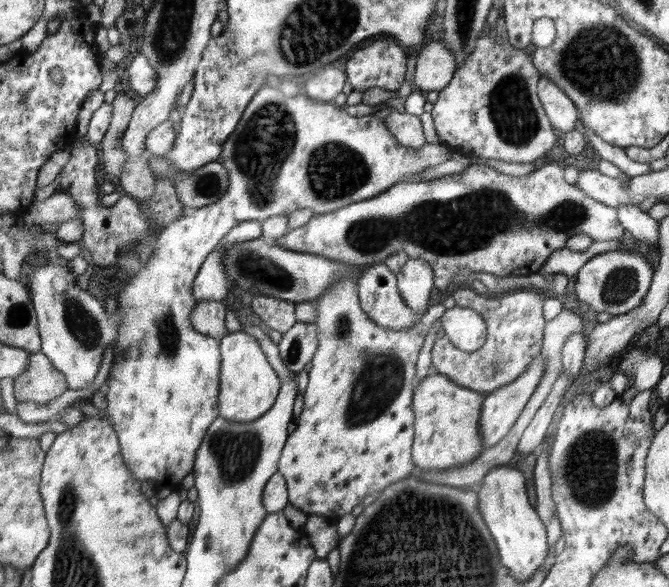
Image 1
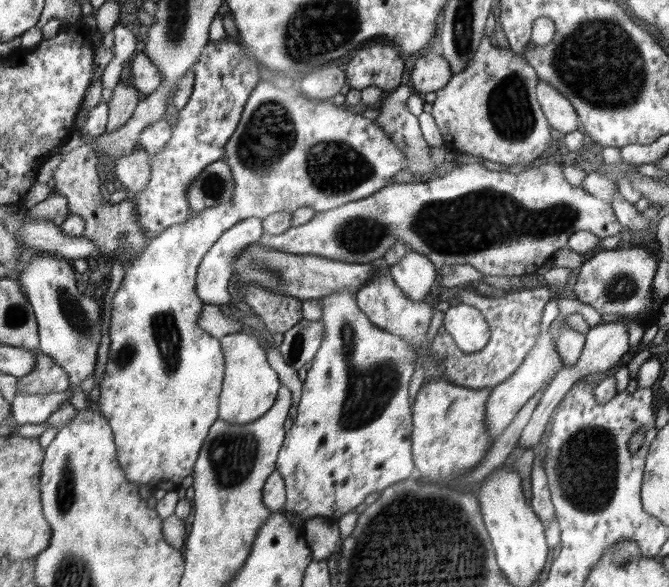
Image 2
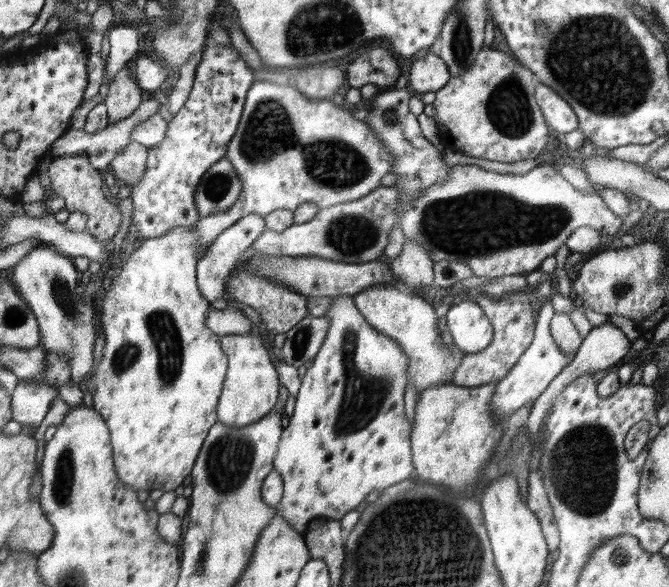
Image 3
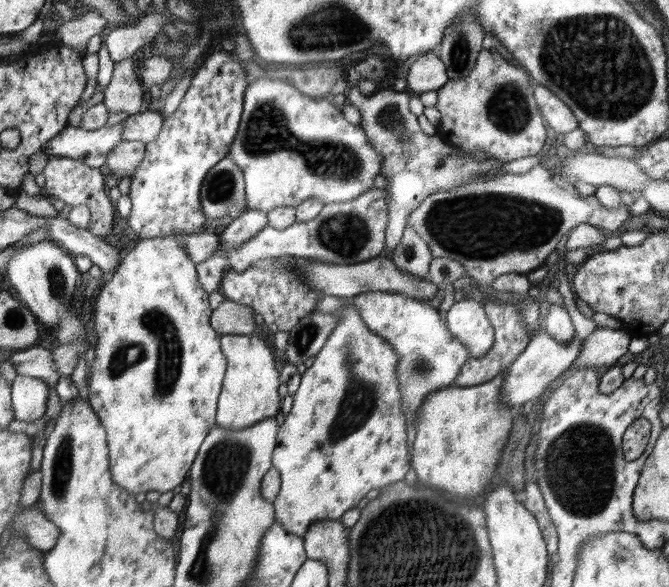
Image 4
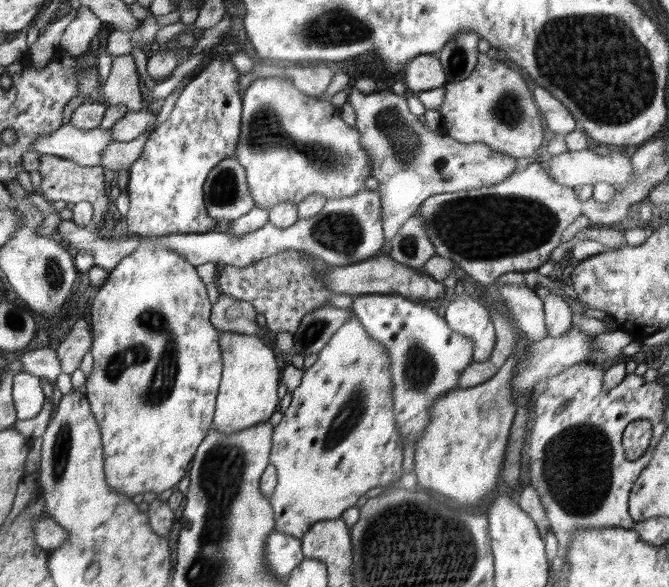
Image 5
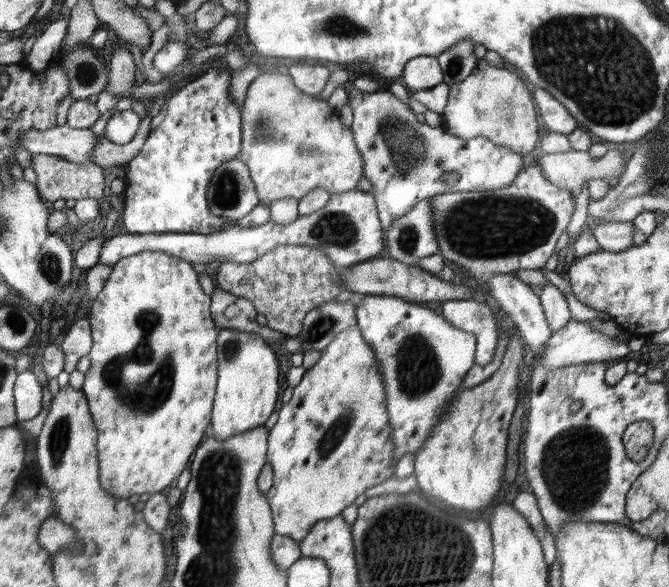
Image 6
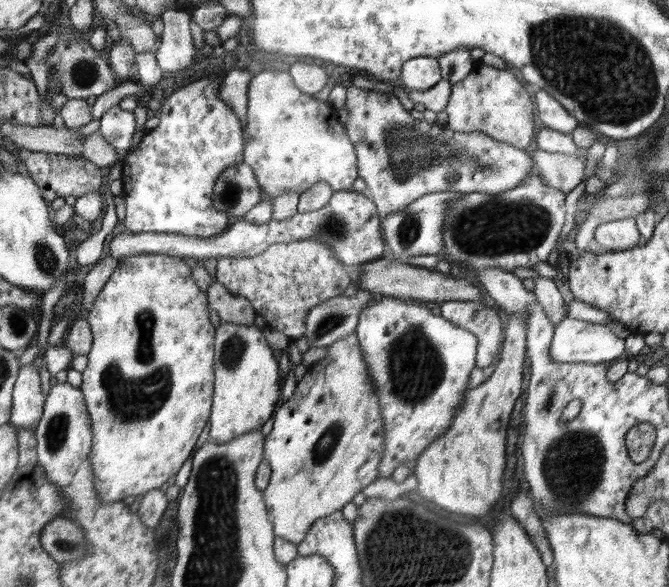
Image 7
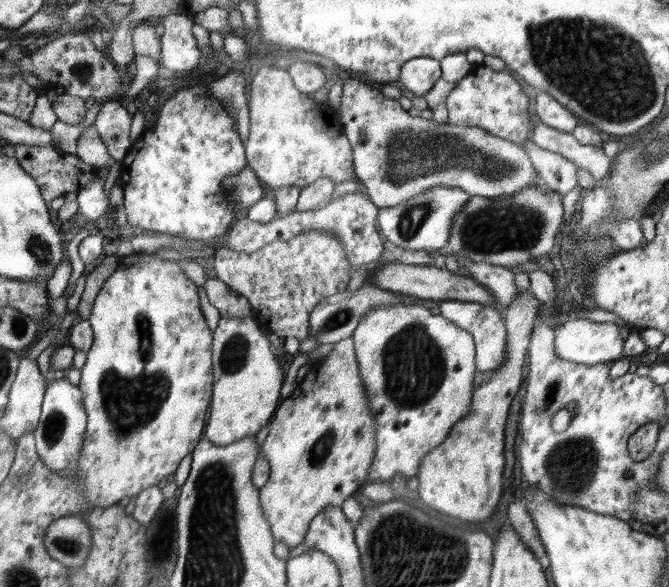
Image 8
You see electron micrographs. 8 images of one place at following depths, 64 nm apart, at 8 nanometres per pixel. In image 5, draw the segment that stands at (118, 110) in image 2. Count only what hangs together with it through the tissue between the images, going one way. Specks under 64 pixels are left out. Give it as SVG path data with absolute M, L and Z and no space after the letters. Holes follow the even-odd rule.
M132 54L115 56L110 75L106 78L99 95L109 102L109 106L125 104L128 109L138 112L147 106L147 102L142 99L138 84L139 73Z

